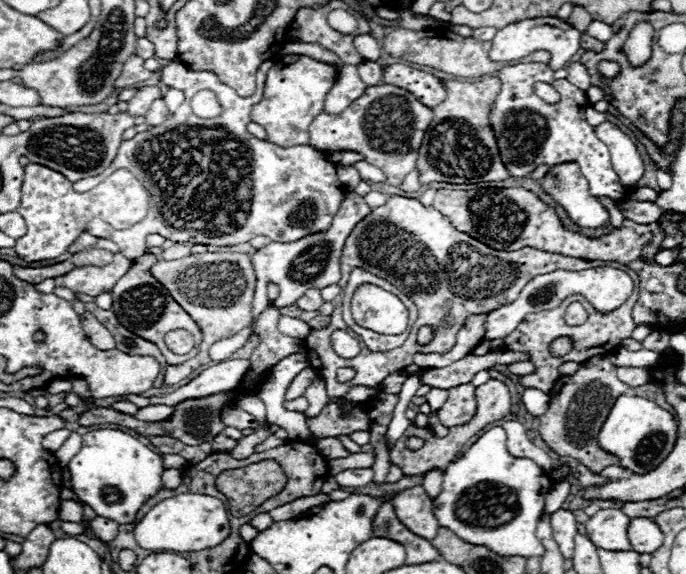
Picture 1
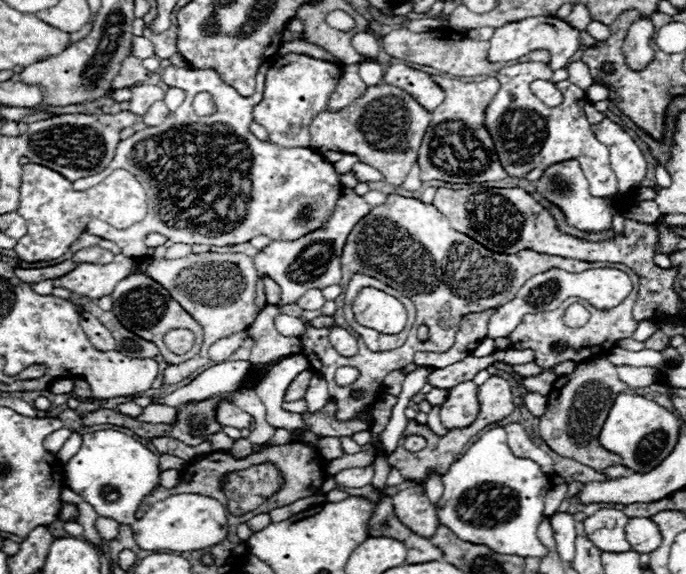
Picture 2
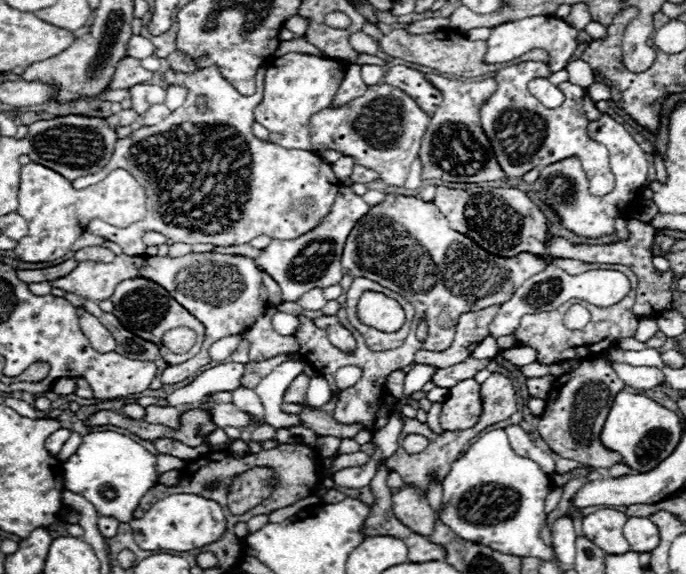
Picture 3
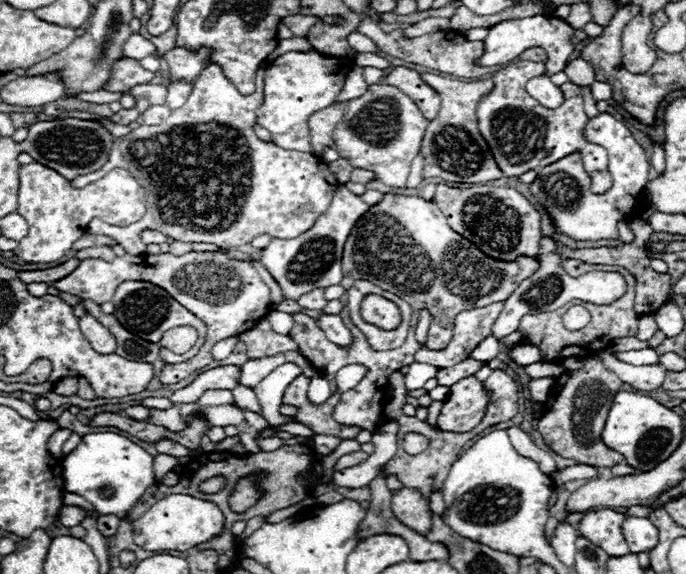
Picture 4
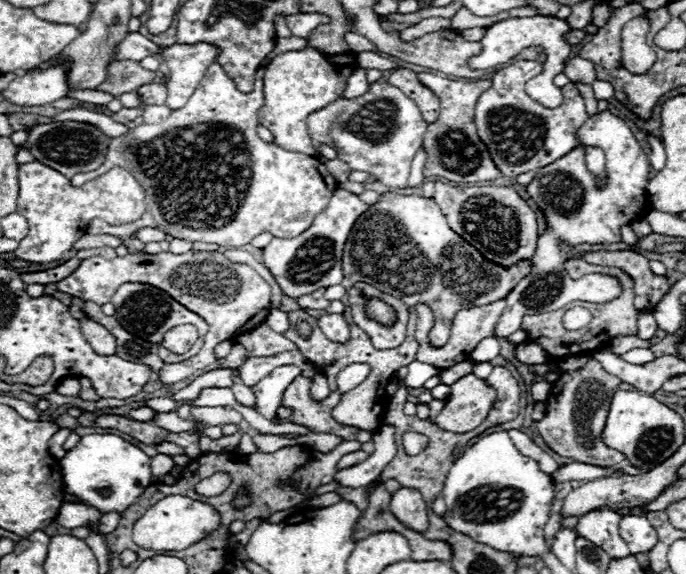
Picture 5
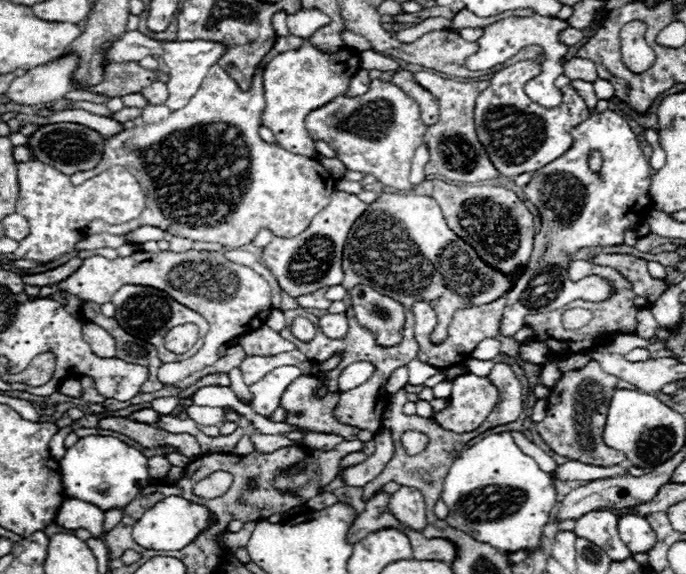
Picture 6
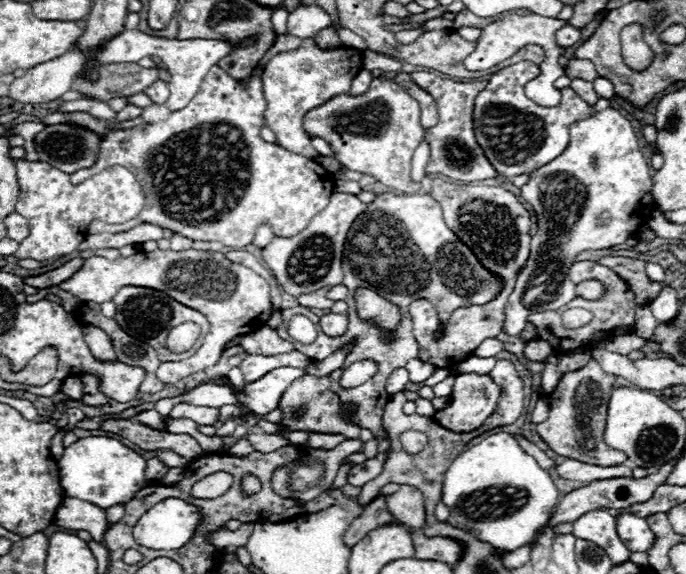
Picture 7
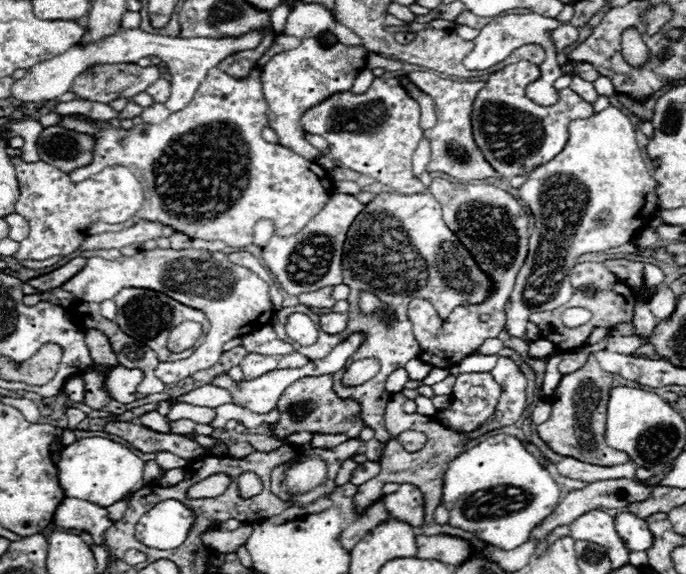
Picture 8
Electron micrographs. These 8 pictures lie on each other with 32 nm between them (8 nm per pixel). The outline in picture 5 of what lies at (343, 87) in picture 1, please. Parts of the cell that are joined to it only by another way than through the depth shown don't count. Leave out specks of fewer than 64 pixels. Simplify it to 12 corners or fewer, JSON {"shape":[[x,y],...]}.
{"shape":[[364,68],[348,80],[342,98],[358,98],[368,92],[368,78]]}

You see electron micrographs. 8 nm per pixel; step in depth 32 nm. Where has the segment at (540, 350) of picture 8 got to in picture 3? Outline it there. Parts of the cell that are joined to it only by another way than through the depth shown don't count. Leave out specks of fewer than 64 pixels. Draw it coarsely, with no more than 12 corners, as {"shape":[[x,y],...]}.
{"shape":[[530,346],[510,348],[502,354],[516,366],[526,366],[538,360]]}

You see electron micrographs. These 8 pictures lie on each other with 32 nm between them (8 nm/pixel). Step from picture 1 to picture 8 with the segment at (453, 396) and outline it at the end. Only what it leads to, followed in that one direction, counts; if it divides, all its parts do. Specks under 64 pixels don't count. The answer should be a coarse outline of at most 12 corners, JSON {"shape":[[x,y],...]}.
{"shape":[[490,372],[458,374],[436,420],[454,432],[480,428],[496,410]]}

